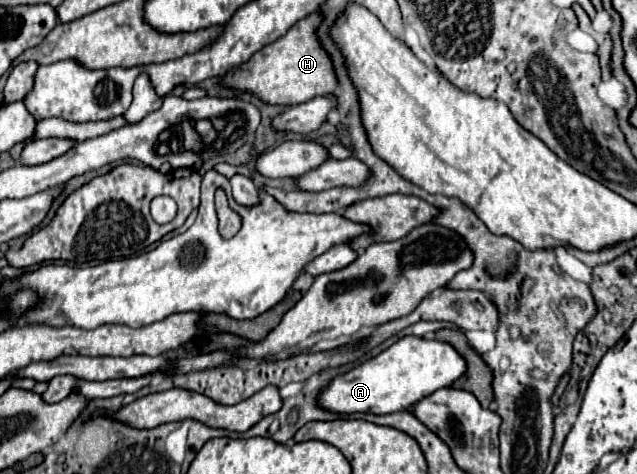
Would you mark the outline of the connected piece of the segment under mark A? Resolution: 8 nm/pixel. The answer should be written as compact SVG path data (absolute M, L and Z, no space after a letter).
M406 335L380 355L368 359L344 375L334 377L332 383L320 393L318 401L324 409L334 413L388 415L414 407L414 403L432 395L434 391L450 387L464 373L466 361L450 343Z

